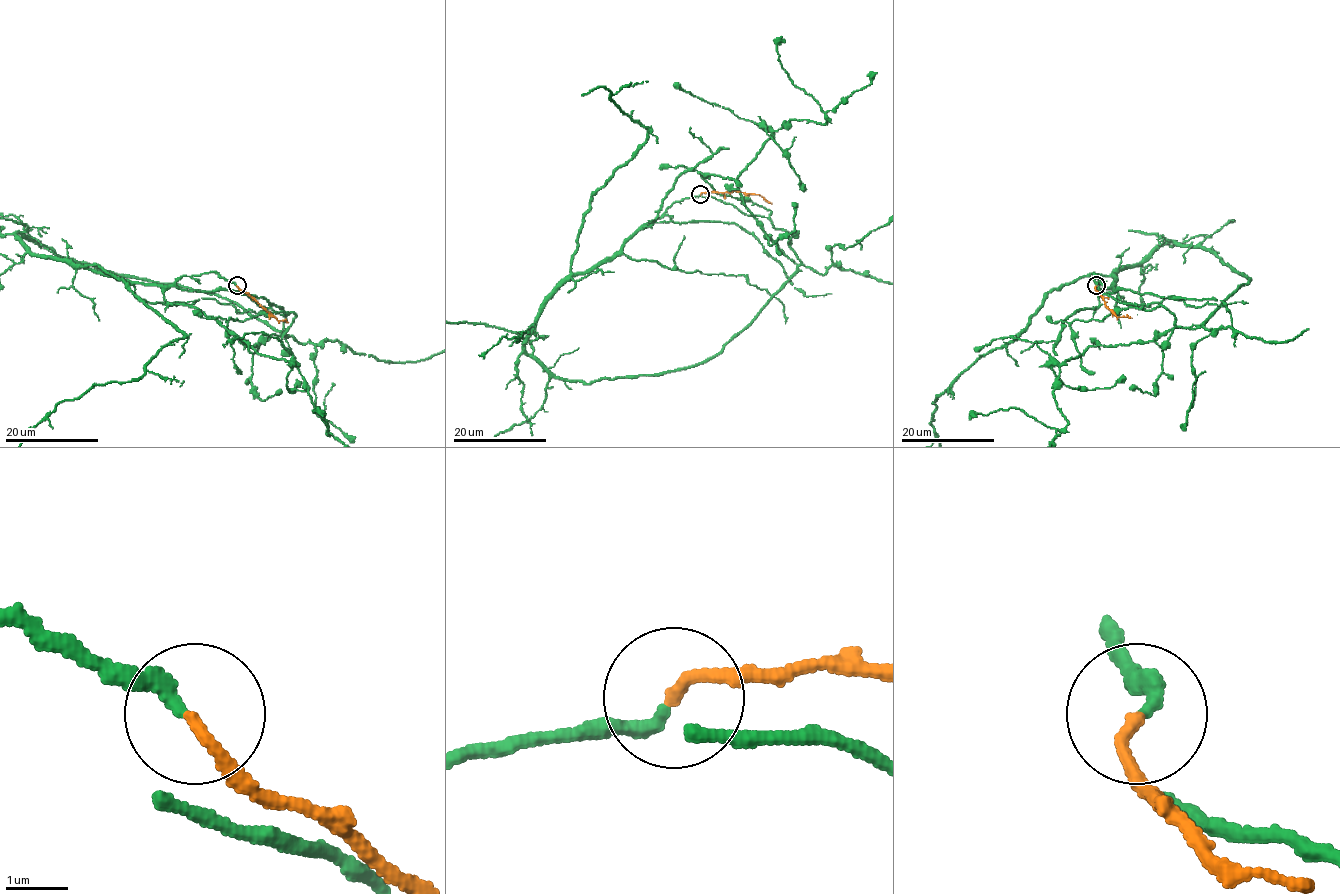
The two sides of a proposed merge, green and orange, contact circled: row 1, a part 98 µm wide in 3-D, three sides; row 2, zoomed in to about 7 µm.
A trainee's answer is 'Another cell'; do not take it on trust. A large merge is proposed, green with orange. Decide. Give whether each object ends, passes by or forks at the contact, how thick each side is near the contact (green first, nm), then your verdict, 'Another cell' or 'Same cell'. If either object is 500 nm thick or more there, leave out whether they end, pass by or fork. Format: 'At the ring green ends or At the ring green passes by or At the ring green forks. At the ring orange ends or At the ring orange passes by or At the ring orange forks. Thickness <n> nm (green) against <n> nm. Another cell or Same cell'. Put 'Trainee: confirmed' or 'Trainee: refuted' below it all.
At the ring green passes by. At the ring orange ends. Thickness 180 nm (green) against 170 nm. Same cell
Trainee: refuted

